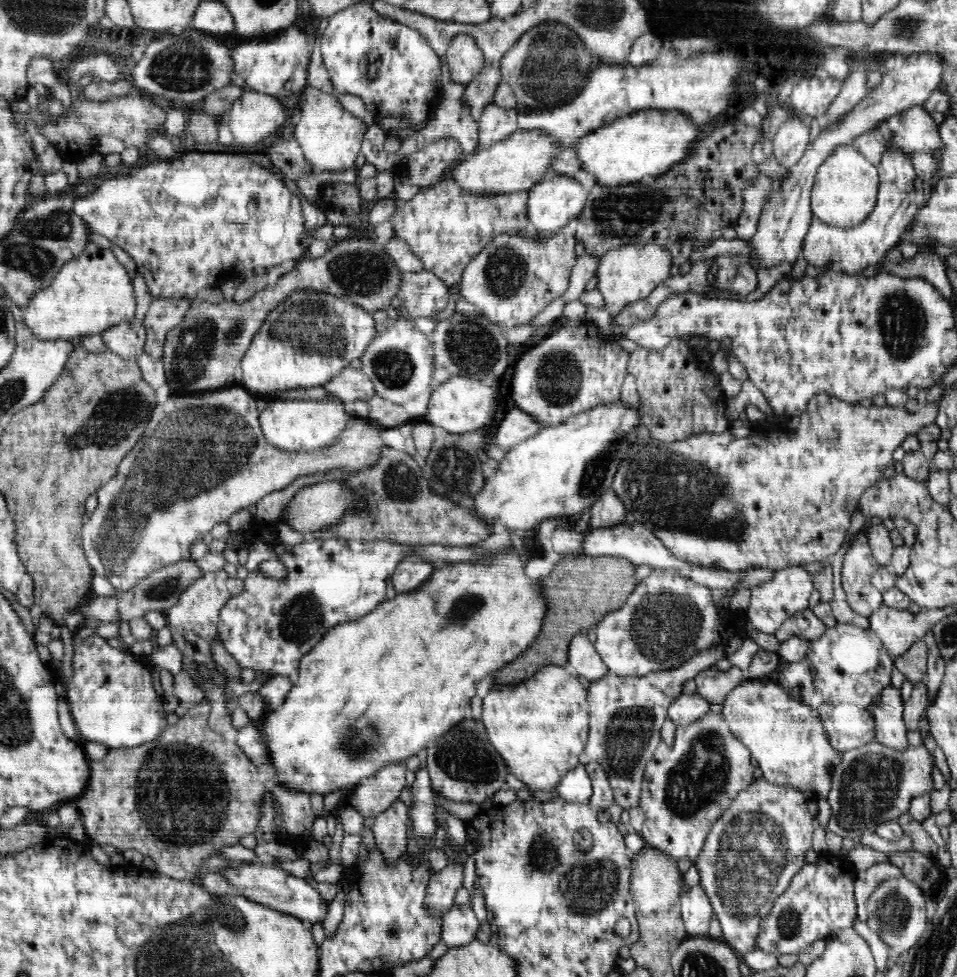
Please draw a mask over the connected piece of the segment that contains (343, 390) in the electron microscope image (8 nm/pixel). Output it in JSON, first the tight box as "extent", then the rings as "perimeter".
{"extent":[321,368,376,402],"perimeter":[[[348,368],[339,372],[335,377],[330,382],[326,382],[326,384],[321,386],[334,399],[339,399],[342,402],[355,402],[356,400],[368,402],[376,395],[374,385],[370,383],[370,379],[368,379],[362,370]]]}

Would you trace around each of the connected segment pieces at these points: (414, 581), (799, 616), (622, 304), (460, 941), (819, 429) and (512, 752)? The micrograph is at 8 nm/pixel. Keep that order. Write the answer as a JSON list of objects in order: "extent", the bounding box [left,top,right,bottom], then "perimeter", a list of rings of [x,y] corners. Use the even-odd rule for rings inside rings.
[{"extent":[390,560,436,594],"perimeter":[[[431,560],[402,561],[392,573],[390,592],[398,594],[417,589],[428,580],[436,569],[432,568]]]},{"extent":[774,609,826,641],"perimeter":[[[802,609],[789,616],[774,632],[778,641],[798,637],[808,641],[820,638],[826,632],[826,624],[818,619],[812,609]]]},{"extent":[595,242,671,317],"perimeter":[[[637,242],[622,244],[599,257],[595,270],[596,280],[598,280],[595,293],[604,298],[605,309],[612,317],[616,317],[619,313],[622,314],[624,308],[630,306],[632,302],[648,297],[660,282],[664,282],[670,276],[671,267],[671,256],[661,246]]]},{"extent":[442,904,480,947],"perimeter":[[[470,904],[453,905],[442,919],[442,942],[450,947],[467,946],[476,939],[480,923]]]},{"extent":[612,394,939,572],"perimeter":[[[828,394],[815,395],[807,405],[807,409],[799,416],[800,423],[795,430],[782,434],[778,438],[762,437],[756,433],[747,437],[737,438],[729,429],[724,433],[700,433],[690,435],[686,440],[676,442],[662,442],[652,440],[648,444],[636,444],[636,452],[632,450],[630,456],[620,464],[618,473],[613,478],[612,490],[624,503],[627,512],[634,516],[635,522],[653,532],[678,558],[688,560],[700,566],[720,567],[728,572],[744,571],[752,566],[779,570],[798,569],[804,562],[818,562],[822,558],[832,557],[836,554],[846,538],[850,528],[850,518],[859,511],[859,502],[863,492],[875,482],[883,479],[884,470],[892,461],[893,452],[902,446],[906,436],[916,435],[922,427],[932,424],[936,420],[939,404],[926,404],[918,412],[910,413],[904,407],[884,405],[877,407],[871,405],[864,409],[860,403],[846,403]]]},{"extent":[482,665,590,791],"perimeter":[[[544,665],[540,672],[534,673],[529,679],[516,685],[491,685],[488,694],[482,700],[482,717],[485,732],[487,732],[489,743],[496,749],[497,754],[504,759],[505,766],[509,772],[519,778],[529,790],[554,791],[554,788],[560,784],[560,780],[569,770],[579,765],[579,756],[584,750],[589,735],[589,716],[590,705],[587,699],[587,689],[578,681],[578,676],[570,675],[562,665]]]}]

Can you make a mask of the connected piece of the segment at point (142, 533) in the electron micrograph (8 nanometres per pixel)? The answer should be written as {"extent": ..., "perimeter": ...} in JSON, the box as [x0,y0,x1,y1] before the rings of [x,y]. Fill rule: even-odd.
{"extent":[82,385,389,592],"perimeter":[[[238,385],[236,390],[210,391],[202,392],[201,394],[188,394],[188,396],[186,394],[183,396],[172,395],[168,386],[166,386],[166,390],[162,390],[162,394],[164,392],[166,398],[164,400],[160,398],[160,403],[155,406],[155,409],[151,413],[151,418],[142,436],[140,436],[140,440],[138,440],[138,443],[135,444],[131,452],[121,461],[117,473],[100,488],[97,493],[97,507],[88,515],[88,520],[86,519],[83,524],[82,547],[84,547],[85,557],[92,567],[93,574],[106,575],[118,592],[127,591],[135,585],[136,581],[146,578],[151,572],[190,559],[191,546],[197,541],[202,541],[205,533],[210,532],[217,524],[226,522],[232,514],[242,510],[242,508],[248,508],[250,504],[256,505],[258,500],[264,498],[266,494],[270,494],[270,492],[275,490],[284,490],[284,488],[300,476],[318,473],[324,474],[333,469],[342,469],[344,474],[348,475],[358,472],[358,470],[364,470],[364,468],[372,468],[374,464],[380,462],[382,452],[386,450],[385,448],[389,447],[382,435],[387,429],[378,427],[373,422],[368,422],[366,417],[353,417],[350,420],[350,424],[340,432],[340,436],[336,438],[336,442],[332,446],[328,446],[328,448],[322,448],[322,450],[317,450],[317,452],[306,453],[283,451],[268,443],[266,437],[262,434],[258,420],[261,407],[259,399],[254,394],[250,394],[241,385]]]}

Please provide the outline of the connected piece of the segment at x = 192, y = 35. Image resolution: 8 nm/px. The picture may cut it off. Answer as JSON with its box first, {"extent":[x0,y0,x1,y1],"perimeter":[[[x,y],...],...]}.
{"extent":[83,28,233,105],"perimeter":[[[194,28],[154,39],[147,45],[140,60],[134,63],[128,78],[115,81],[92,81],[83,88],[84,96],[90,101],[104,102],[114,97],[124,97],[130,90],[144,90],[150,94],[162,94],[176,105],[198,102],[210,92],[227,87],[233,72],[231,50],[219,42],[216,35]]]}

